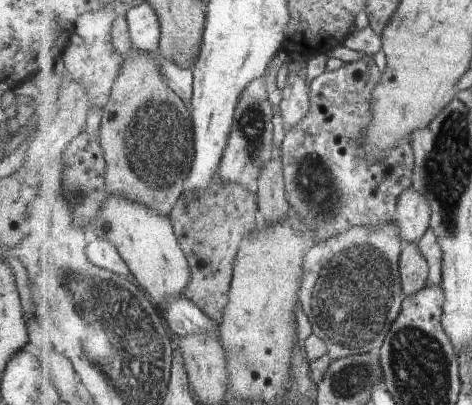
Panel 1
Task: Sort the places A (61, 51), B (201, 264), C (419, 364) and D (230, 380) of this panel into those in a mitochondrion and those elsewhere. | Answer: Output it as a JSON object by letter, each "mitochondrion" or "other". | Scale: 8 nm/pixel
{"A":"other","B":"other","C":"mitochondrion","D":"other"}

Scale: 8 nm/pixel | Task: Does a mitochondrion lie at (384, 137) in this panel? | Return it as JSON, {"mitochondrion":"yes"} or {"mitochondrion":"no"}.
{"mitochondrion":"no"}

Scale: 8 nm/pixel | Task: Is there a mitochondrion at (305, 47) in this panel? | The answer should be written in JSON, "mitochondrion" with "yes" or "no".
{"mitochondrion":"no"}

